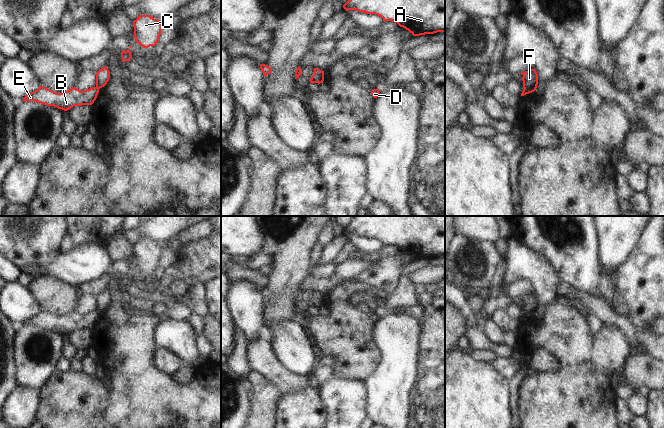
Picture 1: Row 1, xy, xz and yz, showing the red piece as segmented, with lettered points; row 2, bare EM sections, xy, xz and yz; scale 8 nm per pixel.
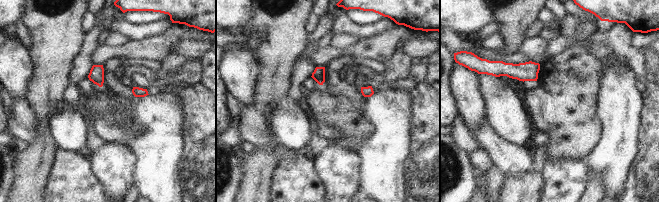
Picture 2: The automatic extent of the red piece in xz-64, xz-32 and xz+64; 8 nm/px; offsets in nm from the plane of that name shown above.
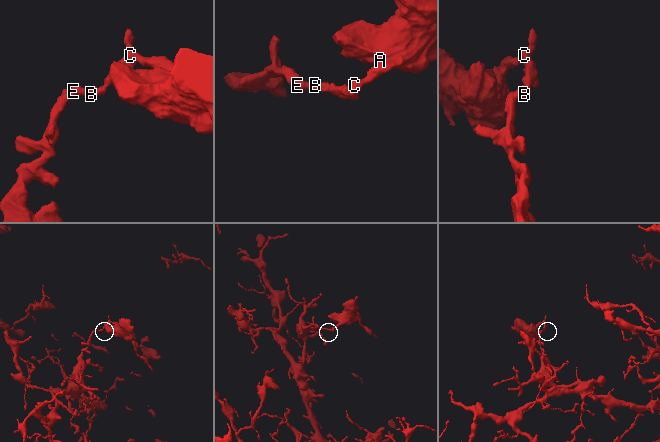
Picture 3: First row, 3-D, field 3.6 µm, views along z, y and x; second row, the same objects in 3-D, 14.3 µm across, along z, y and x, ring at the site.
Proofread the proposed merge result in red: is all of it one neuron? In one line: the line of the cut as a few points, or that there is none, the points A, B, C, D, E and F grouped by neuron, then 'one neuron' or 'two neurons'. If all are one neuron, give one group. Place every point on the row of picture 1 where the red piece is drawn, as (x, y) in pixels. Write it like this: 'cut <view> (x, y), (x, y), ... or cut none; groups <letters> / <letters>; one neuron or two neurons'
cut yz (524, 87), (535, 89); groups A C D F / B E; two neurons

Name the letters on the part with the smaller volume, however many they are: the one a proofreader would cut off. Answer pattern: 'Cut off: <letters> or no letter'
Cut off: A, C, D, F

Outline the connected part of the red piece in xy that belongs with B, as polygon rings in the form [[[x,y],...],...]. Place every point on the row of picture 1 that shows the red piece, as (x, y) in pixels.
[[[40,86],[37,90],[27,94],[22,101],[35,101],[67,111],[74,106],[92,105],[98,93],[99,89],[97,87],[92,87],[83,91],[72,87],[68,91],[56,93],[44,86]]]

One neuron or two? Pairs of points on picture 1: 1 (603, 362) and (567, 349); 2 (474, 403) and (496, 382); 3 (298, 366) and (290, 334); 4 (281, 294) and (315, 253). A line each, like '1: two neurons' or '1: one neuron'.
1: one neuron
2: one neuron
3: one neuron
4: two neurons

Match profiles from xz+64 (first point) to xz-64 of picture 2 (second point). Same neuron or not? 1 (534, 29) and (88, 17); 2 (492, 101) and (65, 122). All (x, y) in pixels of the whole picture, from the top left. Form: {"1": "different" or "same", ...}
{"1": "same", "2": "same"}

